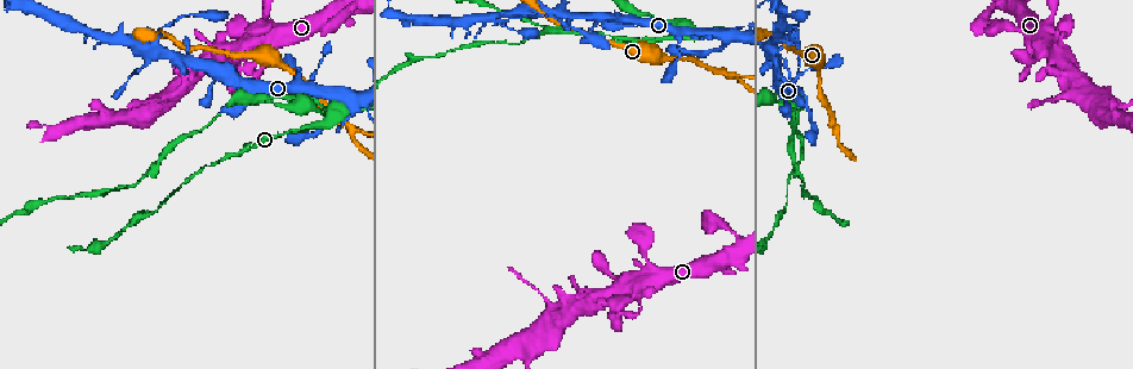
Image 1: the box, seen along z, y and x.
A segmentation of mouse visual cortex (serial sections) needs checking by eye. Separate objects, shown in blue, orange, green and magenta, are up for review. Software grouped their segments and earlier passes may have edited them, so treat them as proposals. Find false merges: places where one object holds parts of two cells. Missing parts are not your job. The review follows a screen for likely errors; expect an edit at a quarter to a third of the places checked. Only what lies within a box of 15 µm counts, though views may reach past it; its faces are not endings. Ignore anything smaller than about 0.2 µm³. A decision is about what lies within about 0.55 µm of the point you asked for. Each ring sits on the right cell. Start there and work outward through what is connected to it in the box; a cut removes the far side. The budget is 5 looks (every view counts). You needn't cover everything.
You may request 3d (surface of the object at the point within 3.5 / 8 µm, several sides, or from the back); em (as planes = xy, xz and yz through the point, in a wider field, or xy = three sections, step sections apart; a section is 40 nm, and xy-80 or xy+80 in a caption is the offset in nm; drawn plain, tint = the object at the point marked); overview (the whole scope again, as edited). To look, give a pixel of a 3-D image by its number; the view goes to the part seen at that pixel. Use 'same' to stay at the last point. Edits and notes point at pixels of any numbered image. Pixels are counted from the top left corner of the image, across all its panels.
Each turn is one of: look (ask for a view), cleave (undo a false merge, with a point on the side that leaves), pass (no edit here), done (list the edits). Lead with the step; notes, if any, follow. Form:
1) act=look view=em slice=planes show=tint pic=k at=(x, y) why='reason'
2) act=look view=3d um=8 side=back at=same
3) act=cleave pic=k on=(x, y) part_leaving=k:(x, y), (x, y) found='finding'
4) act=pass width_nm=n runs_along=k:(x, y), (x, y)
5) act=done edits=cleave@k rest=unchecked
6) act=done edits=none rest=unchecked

act=look view=3d um=8 pic=1 at=(328, 111) why='arms run side by side'

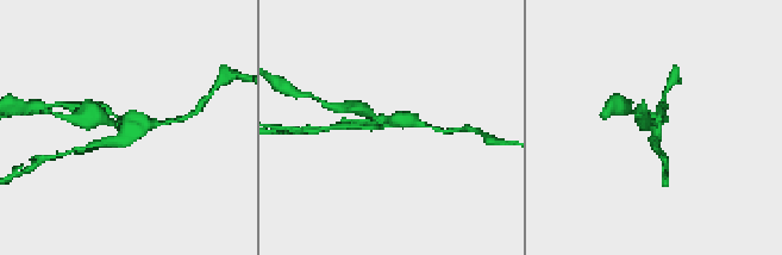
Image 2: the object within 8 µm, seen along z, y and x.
act=look view=em slice=xy step=3 show=tint pic=2 at=(391, 124) arms=4 arm_widths_nm=200,250,250,400

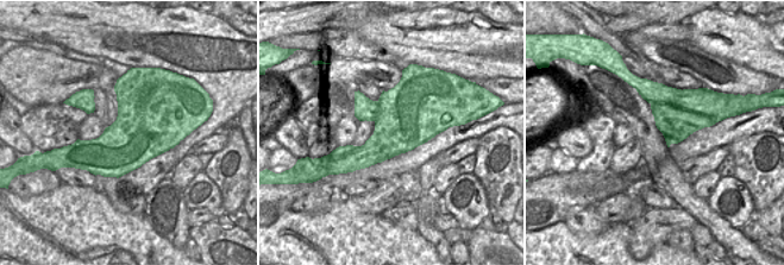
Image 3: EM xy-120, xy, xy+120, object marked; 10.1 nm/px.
act=cleave pic=2 on=(368, 113) part_leaving=2:(119, 120), (108, 110), (74, 106) found='two cells meet here'

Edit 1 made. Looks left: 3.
act=look view=3d um=3.5 pic=1 at=(733, 74) why='a fork'

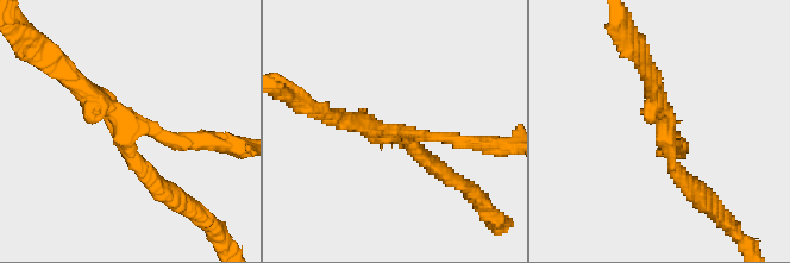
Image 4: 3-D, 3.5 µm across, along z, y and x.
act=look view=em slice=xy step=2 show=tint pic=4 at=(388, 134)

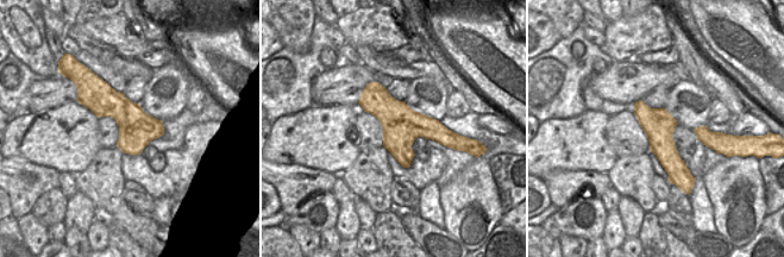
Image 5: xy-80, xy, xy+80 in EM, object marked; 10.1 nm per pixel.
act=pass runs_along=4:(62, 68), (157, 185) found='continuous, no second cell'

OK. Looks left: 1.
act=done edits=cleave@2 rest=unchecked

